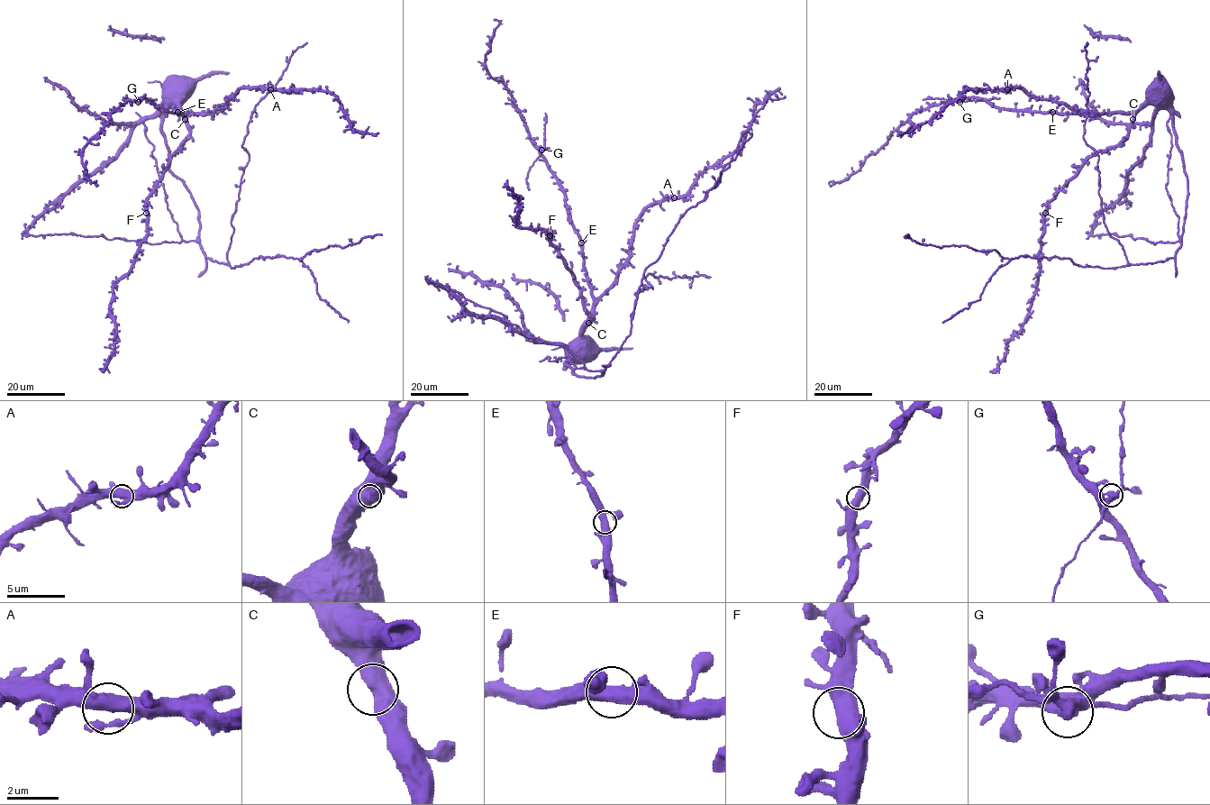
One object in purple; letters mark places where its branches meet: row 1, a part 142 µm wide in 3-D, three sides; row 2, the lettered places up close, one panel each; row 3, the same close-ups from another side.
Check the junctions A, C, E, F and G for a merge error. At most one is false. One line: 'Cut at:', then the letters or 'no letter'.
Cut at: G

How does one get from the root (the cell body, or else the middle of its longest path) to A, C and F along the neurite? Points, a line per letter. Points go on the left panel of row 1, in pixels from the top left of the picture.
A: (177, 86), (186, 96), (179, 106), (185, 112), (195, 113), (219, 112), (241, 88), (270, 89)
C: (177, 86), (177, 109), (185, 119)
F: (177, 86), (177, 109), (188, 126), (188, 134), (170, 158), (162, 178), (148, 197), (146, 213)

